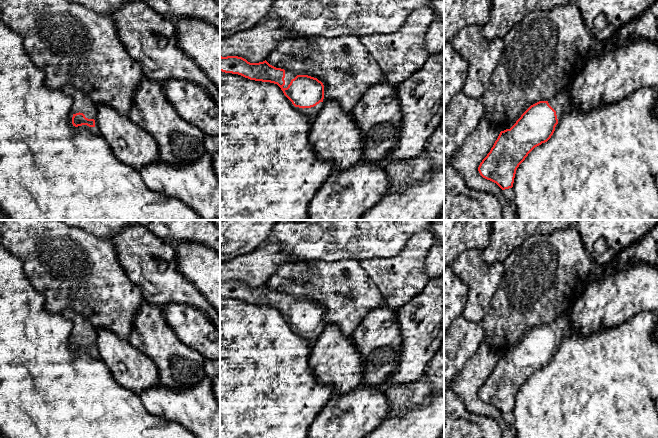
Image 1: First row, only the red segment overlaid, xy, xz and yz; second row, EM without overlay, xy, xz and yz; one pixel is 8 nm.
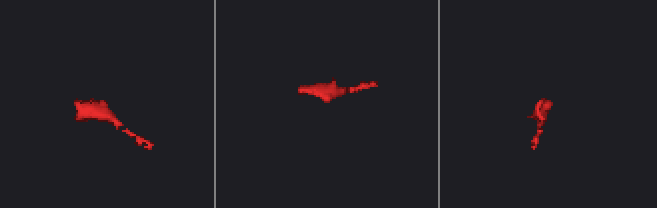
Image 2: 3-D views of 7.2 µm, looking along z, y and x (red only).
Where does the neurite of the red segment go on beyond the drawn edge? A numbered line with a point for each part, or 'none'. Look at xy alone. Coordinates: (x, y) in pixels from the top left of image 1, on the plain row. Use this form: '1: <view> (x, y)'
1: xy (81, 327)

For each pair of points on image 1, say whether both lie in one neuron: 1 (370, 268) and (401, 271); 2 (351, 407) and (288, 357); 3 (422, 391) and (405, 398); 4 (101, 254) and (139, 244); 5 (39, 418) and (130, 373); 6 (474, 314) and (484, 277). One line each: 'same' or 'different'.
1: same
2: different
3: same
4: different
5: different
6: same

